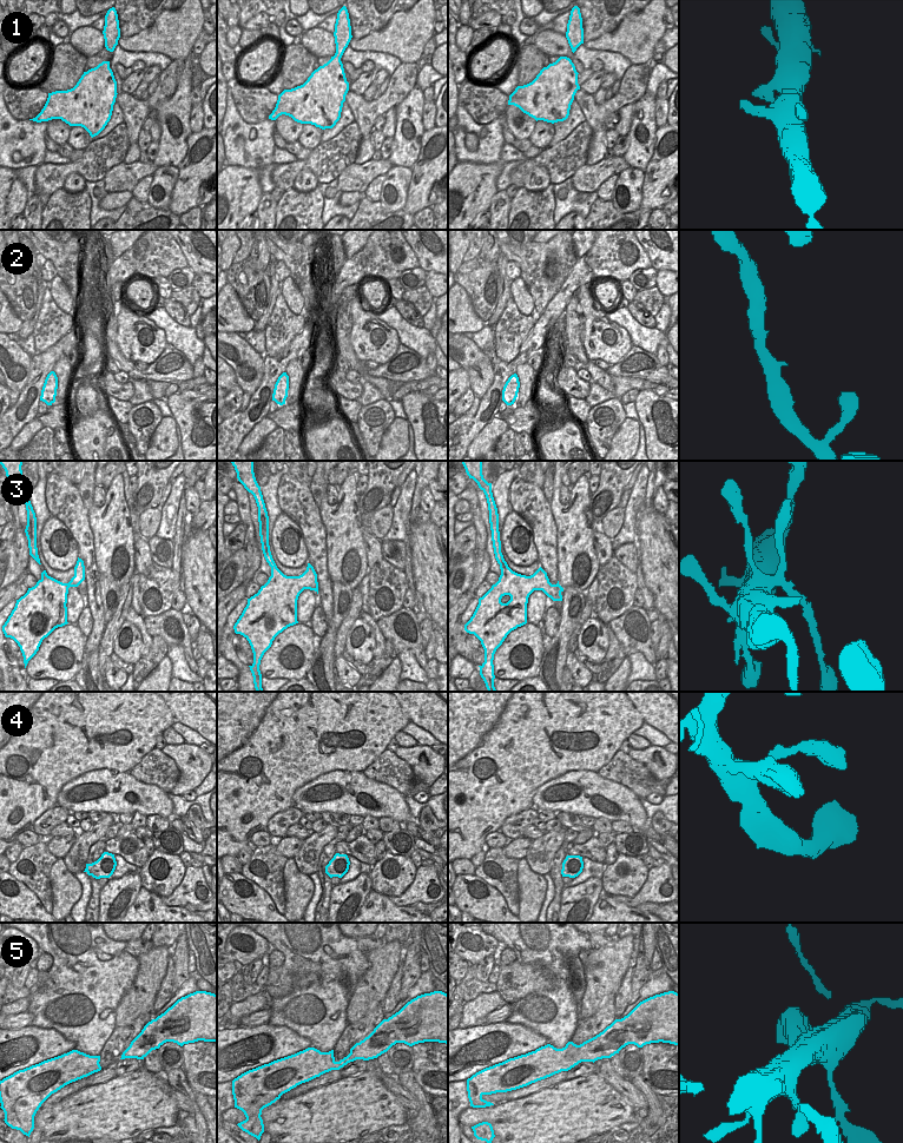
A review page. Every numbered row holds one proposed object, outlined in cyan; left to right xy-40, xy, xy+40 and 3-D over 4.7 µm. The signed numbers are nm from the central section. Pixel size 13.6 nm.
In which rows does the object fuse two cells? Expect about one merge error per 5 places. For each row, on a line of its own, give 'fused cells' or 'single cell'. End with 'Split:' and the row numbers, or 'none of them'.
1: single cell
2: single cell
3: single cell
4: single cell
5: single cell
Split: none of them

